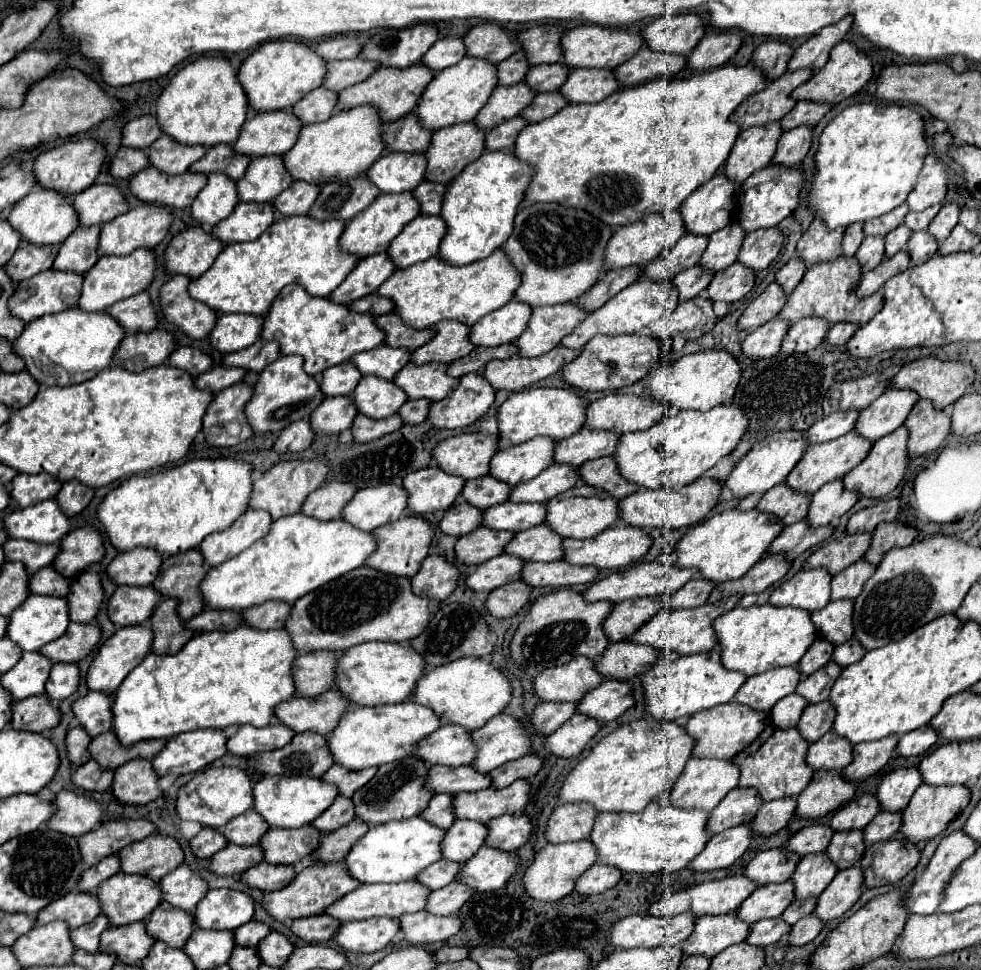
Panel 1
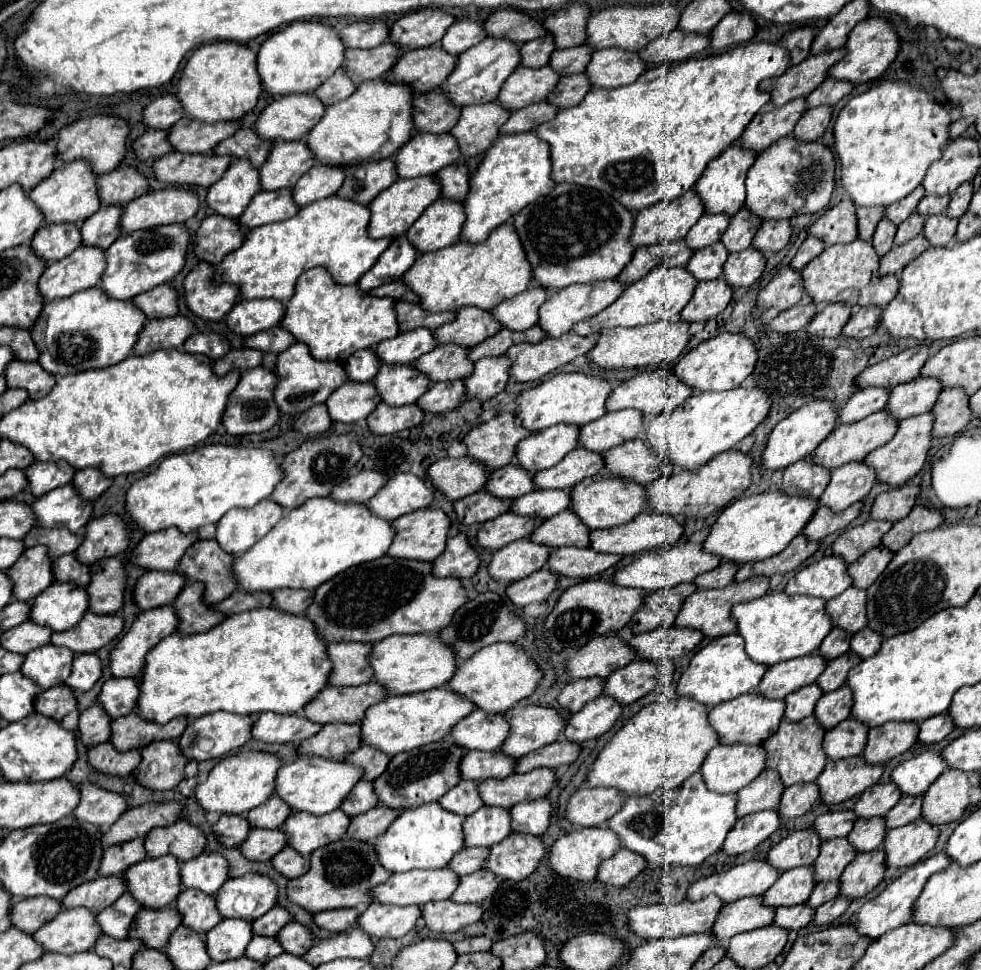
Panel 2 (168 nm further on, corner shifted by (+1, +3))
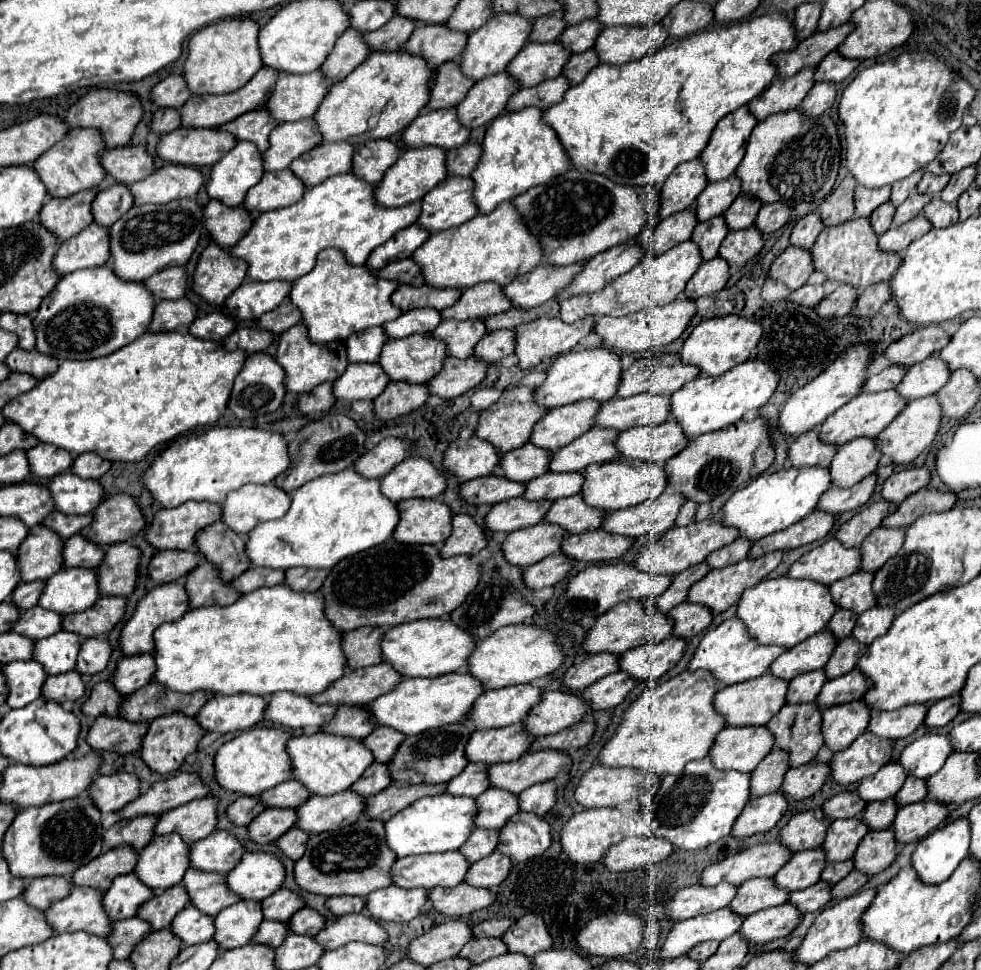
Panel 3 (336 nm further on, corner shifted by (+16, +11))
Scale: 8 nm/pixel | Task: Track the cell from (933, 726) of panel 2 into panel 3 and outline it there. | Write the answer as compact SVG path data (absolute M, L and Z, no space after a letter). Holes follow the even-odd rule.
M952 696L952 698L944 698L944 702L934 702L926 714L924 724L932 726L932 728L940 728L946 726L950 720L954 720L960 712L960 696Z

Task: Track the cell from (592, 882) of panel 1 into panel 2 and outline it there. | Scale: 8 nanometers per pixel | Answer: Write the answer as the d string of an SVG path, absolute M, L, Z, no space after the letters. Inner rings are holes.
M617 850L611 858L599 864L595 880L607 886L625 886L631 882L631 878L635 878L645 868L647 868L647 862L643 862L639 854Z

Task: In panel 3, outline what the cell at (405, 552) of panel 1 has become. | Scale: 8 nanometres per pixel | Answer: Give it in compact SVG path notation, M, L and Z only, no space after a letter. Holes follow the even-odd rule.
M412 498L398 504L400 522L394 540L440 546L452 532L452 510L440 500Z

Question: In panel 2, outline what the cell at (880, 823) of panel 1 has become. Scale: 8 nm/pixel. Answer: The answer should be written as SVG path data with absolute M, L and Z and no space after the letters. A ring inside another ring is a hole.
M903 796L887 814L885 814L885 826L887 830L905 826L909 822L915 822L921 816L921 796L911 798Z

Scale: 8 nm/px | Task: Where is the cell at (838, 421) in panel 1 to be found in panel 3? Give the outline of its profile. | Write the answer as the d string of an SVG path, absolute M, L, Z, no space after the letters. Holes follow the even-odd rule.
M892 364L892 366L888 366L886 370L882 370L880 374L870 376L870 378L866 380L866 384L864 384L862 390L864 390L864 392L880 392L880 390L896 388L896 386L902 382L906 370L908 370L908 368L902 366L902 364Z

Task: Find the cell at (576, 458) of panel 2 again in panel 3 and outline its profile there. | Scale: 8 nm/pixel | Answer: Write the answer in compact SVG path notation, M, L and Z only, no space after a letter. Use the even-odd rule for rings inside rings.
M592 428L588 434L582 434L572 444L560 448L552 454L550 470L552 472L580 472L590 464L612 462L616 452L616 438L620 430L608 428Z

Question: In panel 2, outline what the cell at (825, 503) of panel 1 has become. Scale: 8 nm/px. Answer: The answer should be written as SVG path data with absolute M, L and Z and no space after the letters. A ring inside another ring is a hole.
M851 462L831 472L831 482L819 498L819 506L827 506L833 512L841 512L851 504L863 500L875 484L873 470L867 470L863 462Z

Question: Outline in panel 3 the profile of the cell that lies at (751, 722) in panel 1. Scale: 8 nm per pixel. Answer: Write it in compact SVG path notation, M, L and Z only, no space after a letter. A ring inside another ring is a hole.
M764 674L760 678L738 682L736 686L726 686L718 690L714 704L716 710L720 710L720 714L726 718L726 724L730 726L764 726L786 704L786 692L788 692L788 680Z

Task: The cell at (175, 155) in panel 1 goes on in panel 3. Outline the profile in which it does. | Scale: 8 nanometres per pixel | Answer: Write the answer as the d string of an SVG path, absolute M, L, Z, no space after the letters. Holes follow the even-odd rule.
M268 66L260 68L258 74L246 84L242 86L240 90L236 92L230 92L230 94L204 94L204 96L192 96L182 108L180 108L180 114L182 114L182 126L196 126L196 128L216 128L216 126L222 126L226 122L232 122L234 118L254 110L260 106L260 102L266 98L266 94L270 92L270 88L274 86L278 78L278 70L272 70Z

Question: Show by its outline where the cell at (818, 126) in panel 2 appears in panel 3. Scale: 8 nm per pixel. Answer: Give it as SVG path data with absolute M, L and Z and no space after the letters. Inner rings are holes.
M816 82L814 88L804 98L800 110L804 110L804 114L808 116L820 116L828 108L832 108L836 94L838 94L838 88L834 82Z

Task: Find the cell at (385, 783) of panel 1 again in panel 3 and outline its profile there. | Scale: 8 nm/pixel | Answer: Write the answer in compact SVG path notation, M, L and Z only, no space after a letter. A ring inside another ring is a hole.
M448 724L436 730L428 730L418 736L410 736L408 740L402 742L400 750L388 764L390 774L396 784L440 784L440 782L450 782L454 776L458 776L466 766L466 744L470 738L470 728L466 724Z

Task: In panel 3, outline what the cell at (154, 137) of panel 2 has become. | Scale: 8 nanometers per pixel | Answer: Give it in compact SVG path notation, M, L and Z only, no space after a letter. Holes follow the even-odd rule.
M160 108L152 116L152 132L158 132L158 134L172 132L180 128L180 124L182 124L182 118L176 108Z

